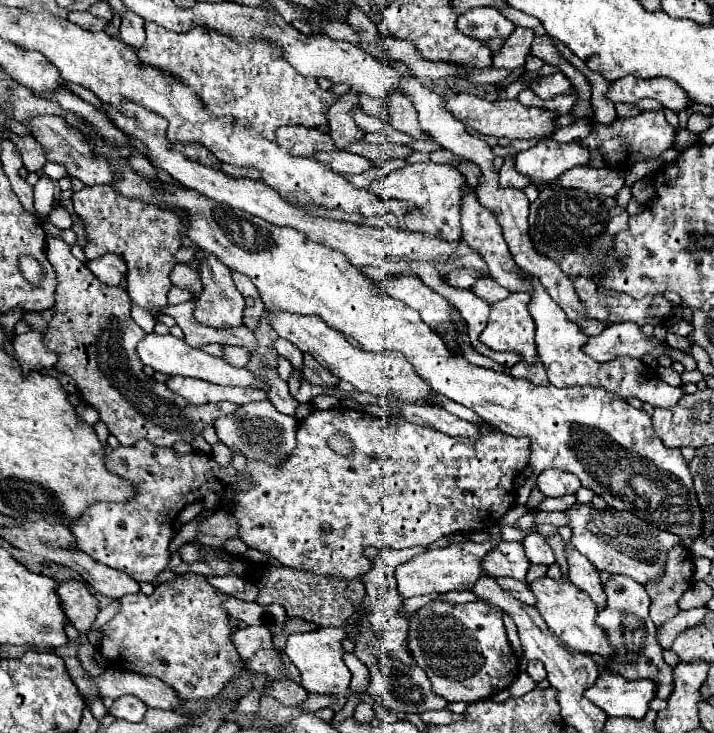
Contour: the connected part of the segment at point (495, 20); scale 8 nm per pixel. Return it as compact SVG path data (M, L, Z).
M477 8L477 10L467 10L457 18L457 28L477 40L487 40L487 38L507 38L513 30L515 24L509 22L499 14L499 10L493 8Z

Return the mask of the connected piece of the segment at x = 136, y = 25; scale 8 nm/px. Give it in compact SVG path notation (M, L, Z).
M127 6L123 8L123 18L121 18L121 40L133 48L141 48L145 42L145 30L143 30L145 20L139 14L133 14Z

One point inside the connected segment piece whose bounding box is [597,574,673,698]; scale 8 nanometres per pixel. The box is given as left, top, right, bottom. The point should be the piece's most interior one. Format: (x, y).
(636, 654)

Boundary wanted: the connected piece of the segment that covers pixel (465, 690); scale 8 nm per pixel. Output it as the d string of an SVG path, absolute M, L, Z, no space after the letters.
M441 600L423 606L411 618L409 650L427 672L433 692L449 702L477 702L505 690L519 674L519 658L509 646L503 612L481 600L451 606Z

